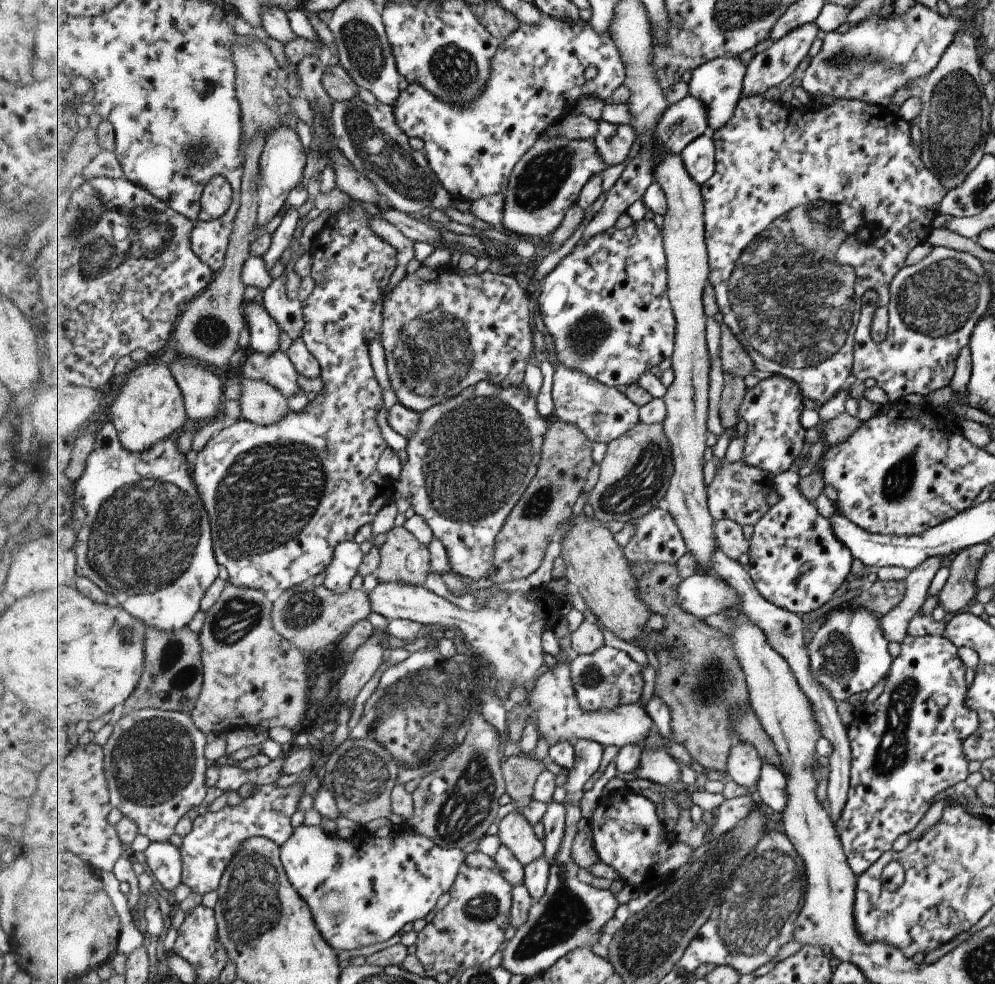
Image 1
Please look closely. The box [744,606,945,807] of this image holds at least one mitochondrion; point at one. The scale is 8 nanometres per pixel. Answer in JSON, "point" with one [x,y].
{"point":[837,658]}

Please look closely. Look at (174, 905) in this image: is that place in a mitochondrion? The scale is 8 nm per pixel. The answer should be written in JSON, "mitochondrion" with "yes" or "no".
{"mitochondrion":"no"}

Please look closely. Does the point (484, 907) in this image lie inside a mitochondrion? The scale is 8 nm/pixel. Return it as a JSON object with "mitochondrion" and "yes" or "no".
{"mitochondrion":"yes"}

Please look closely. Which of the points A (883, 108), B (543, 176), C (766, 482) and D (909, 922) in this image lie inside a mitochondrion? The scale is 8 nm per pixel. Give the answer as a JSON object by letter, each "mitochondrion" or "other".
{"A":"other","B":"mitochondrion","C":"other","D":"other"}

